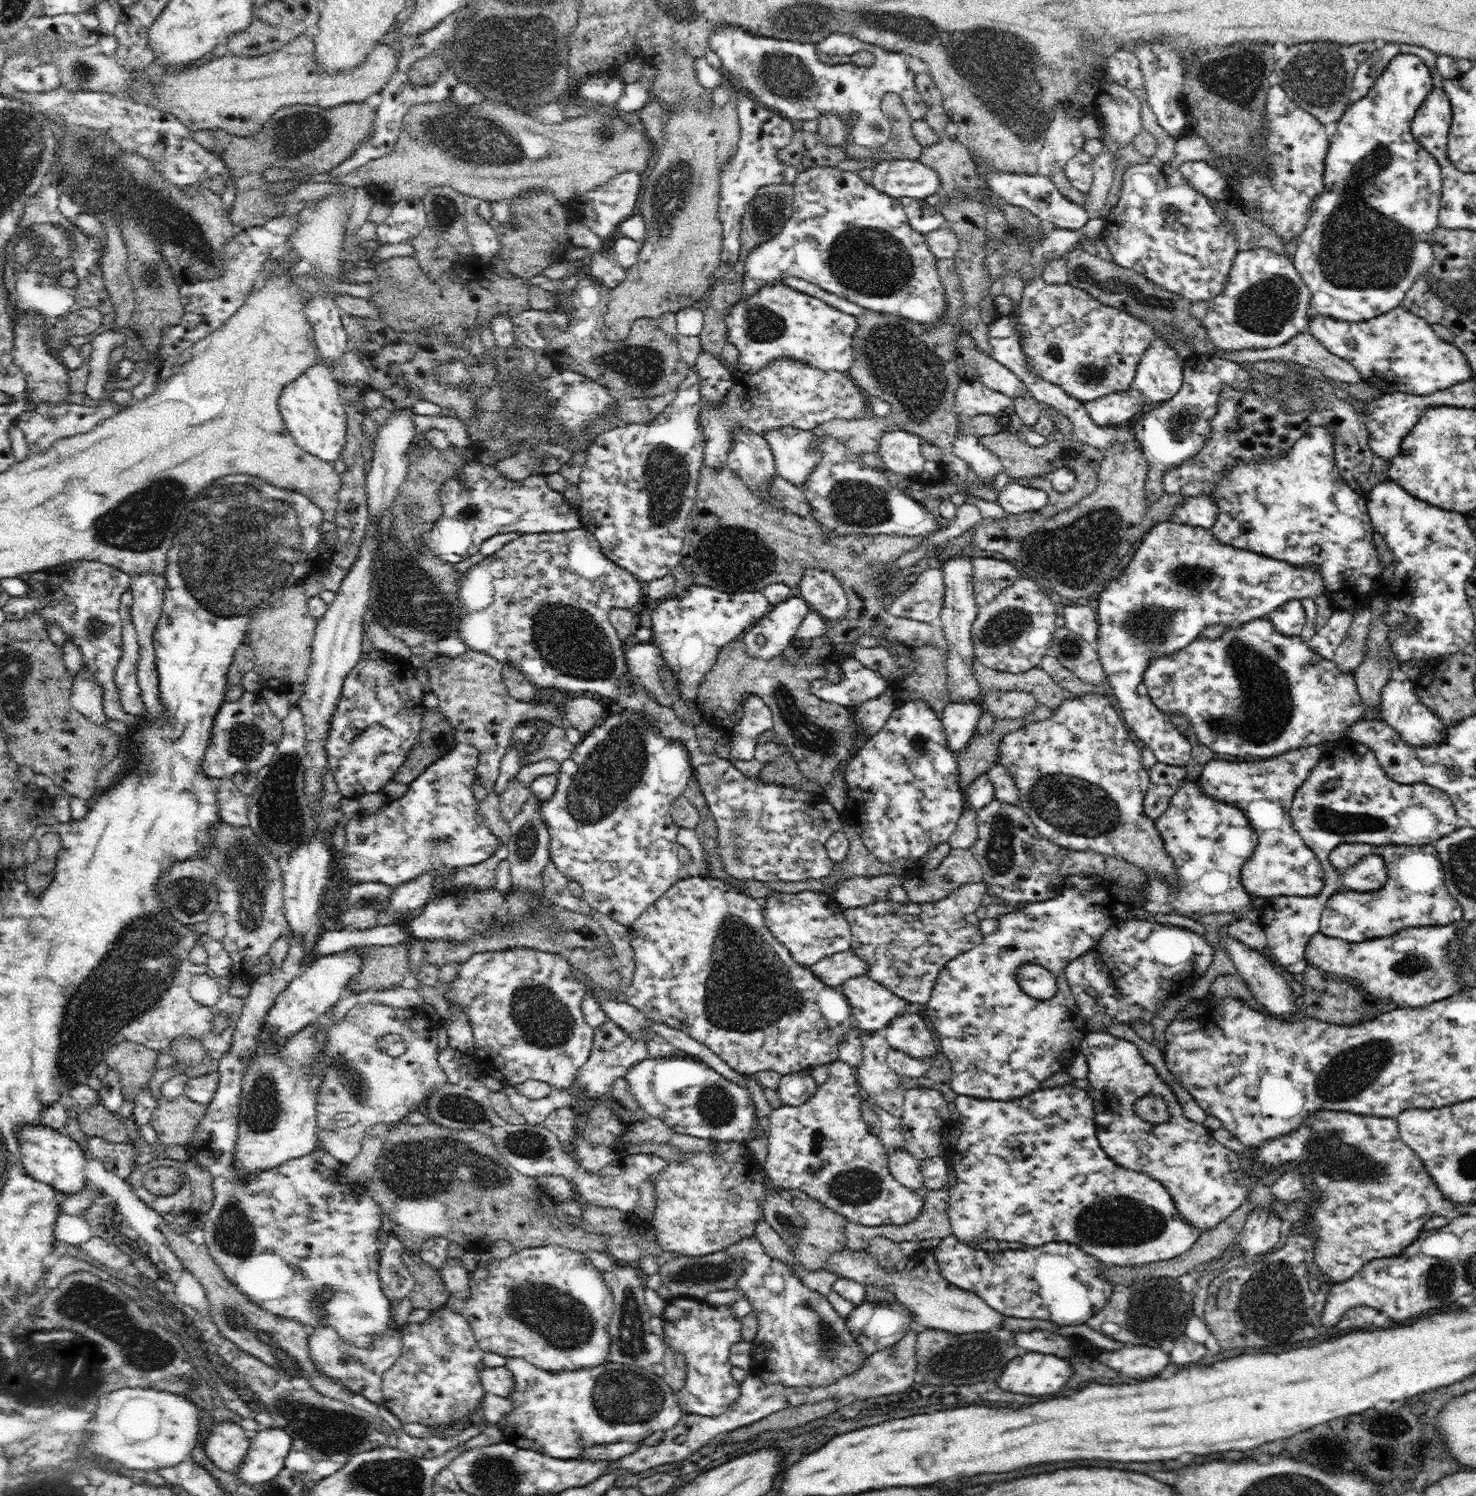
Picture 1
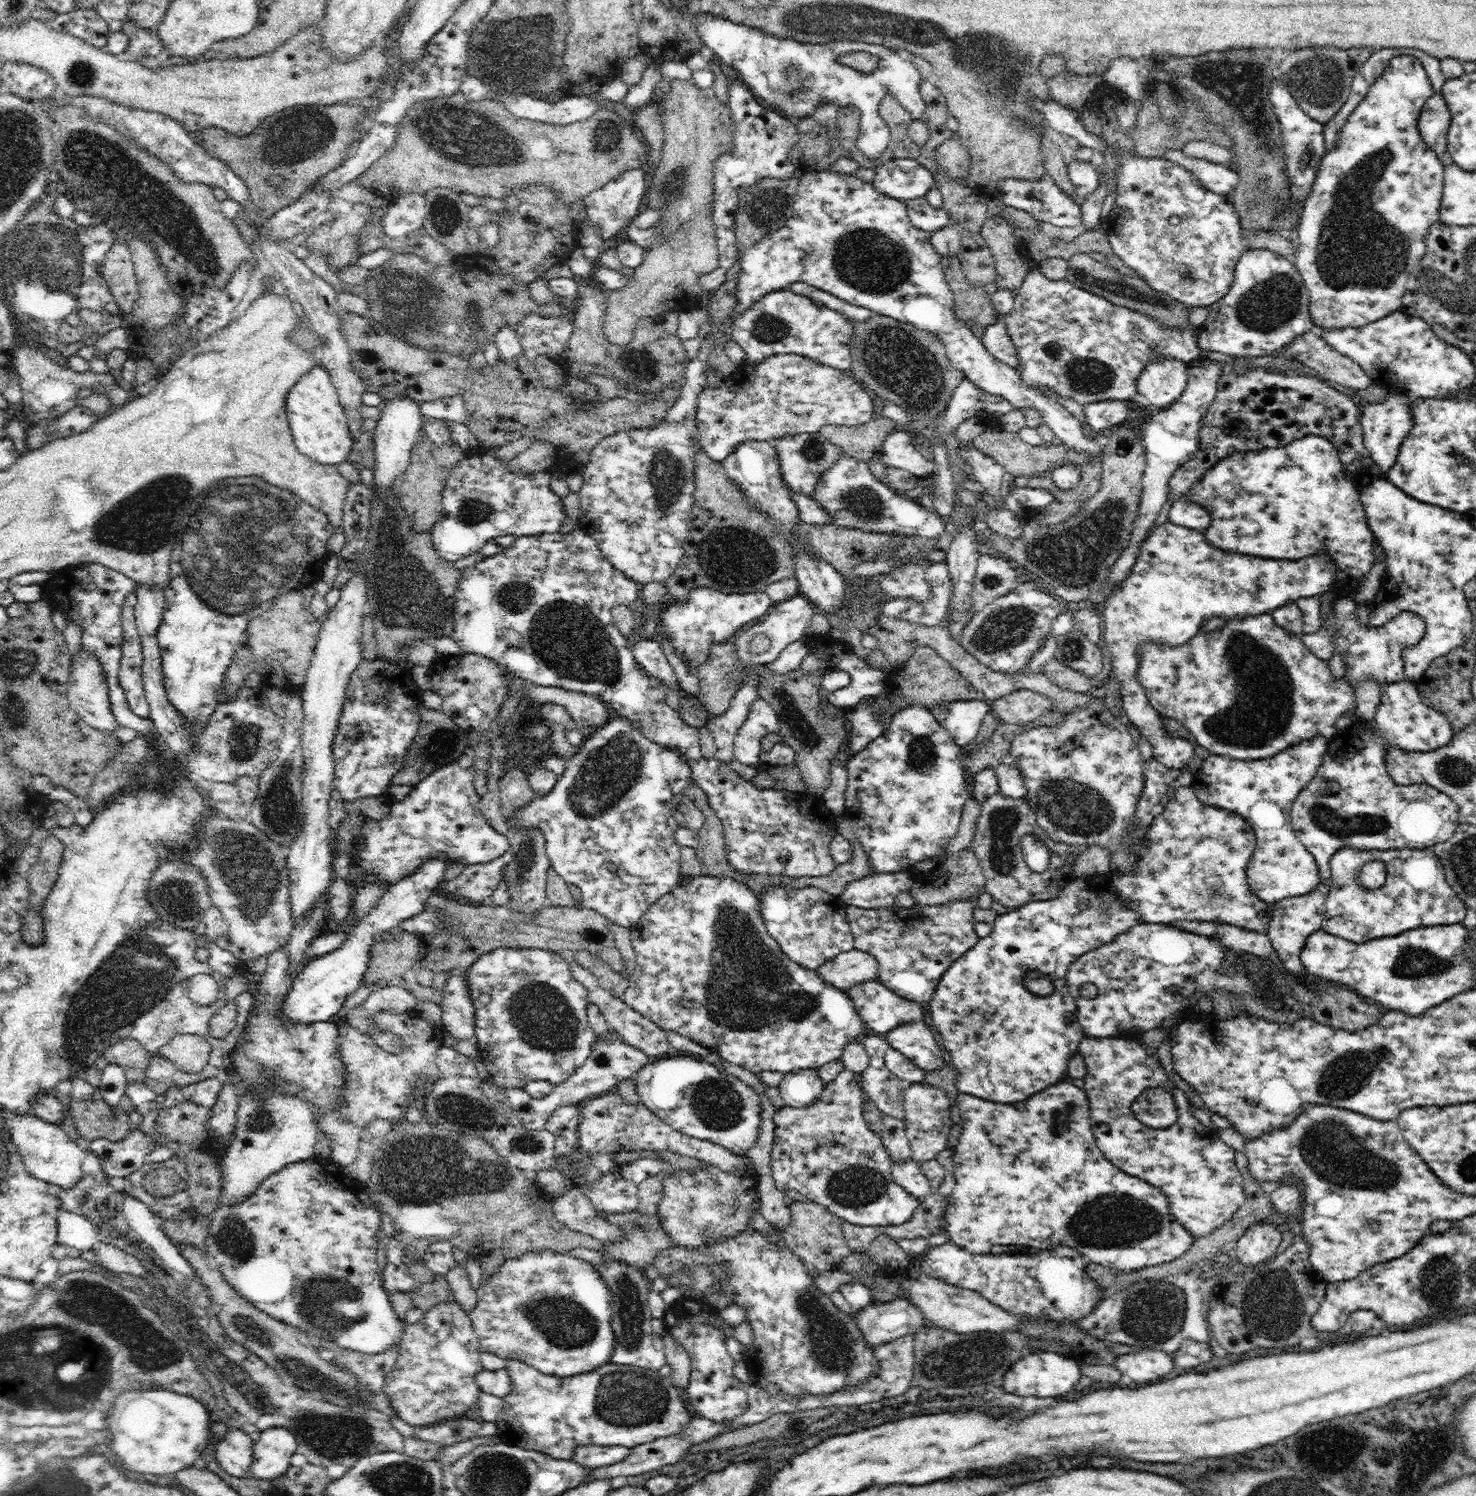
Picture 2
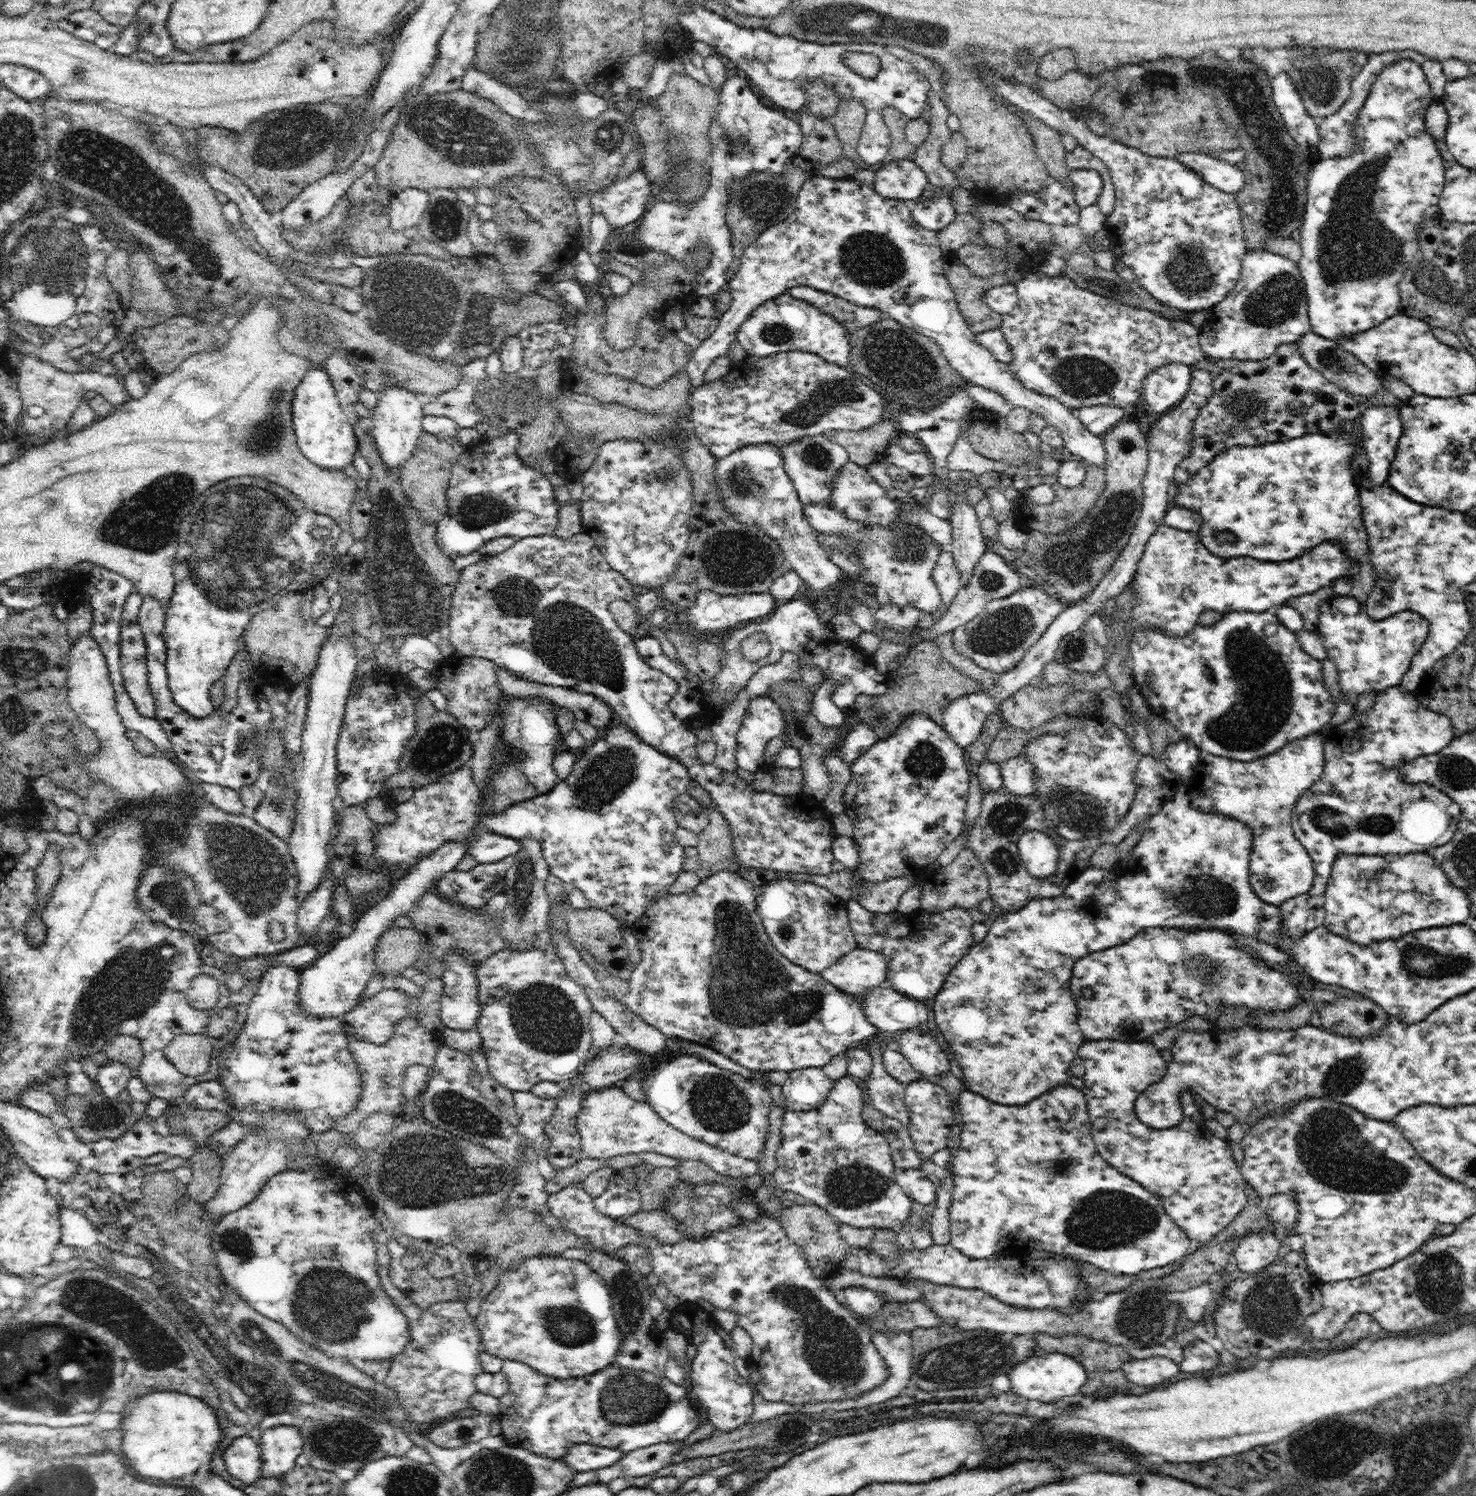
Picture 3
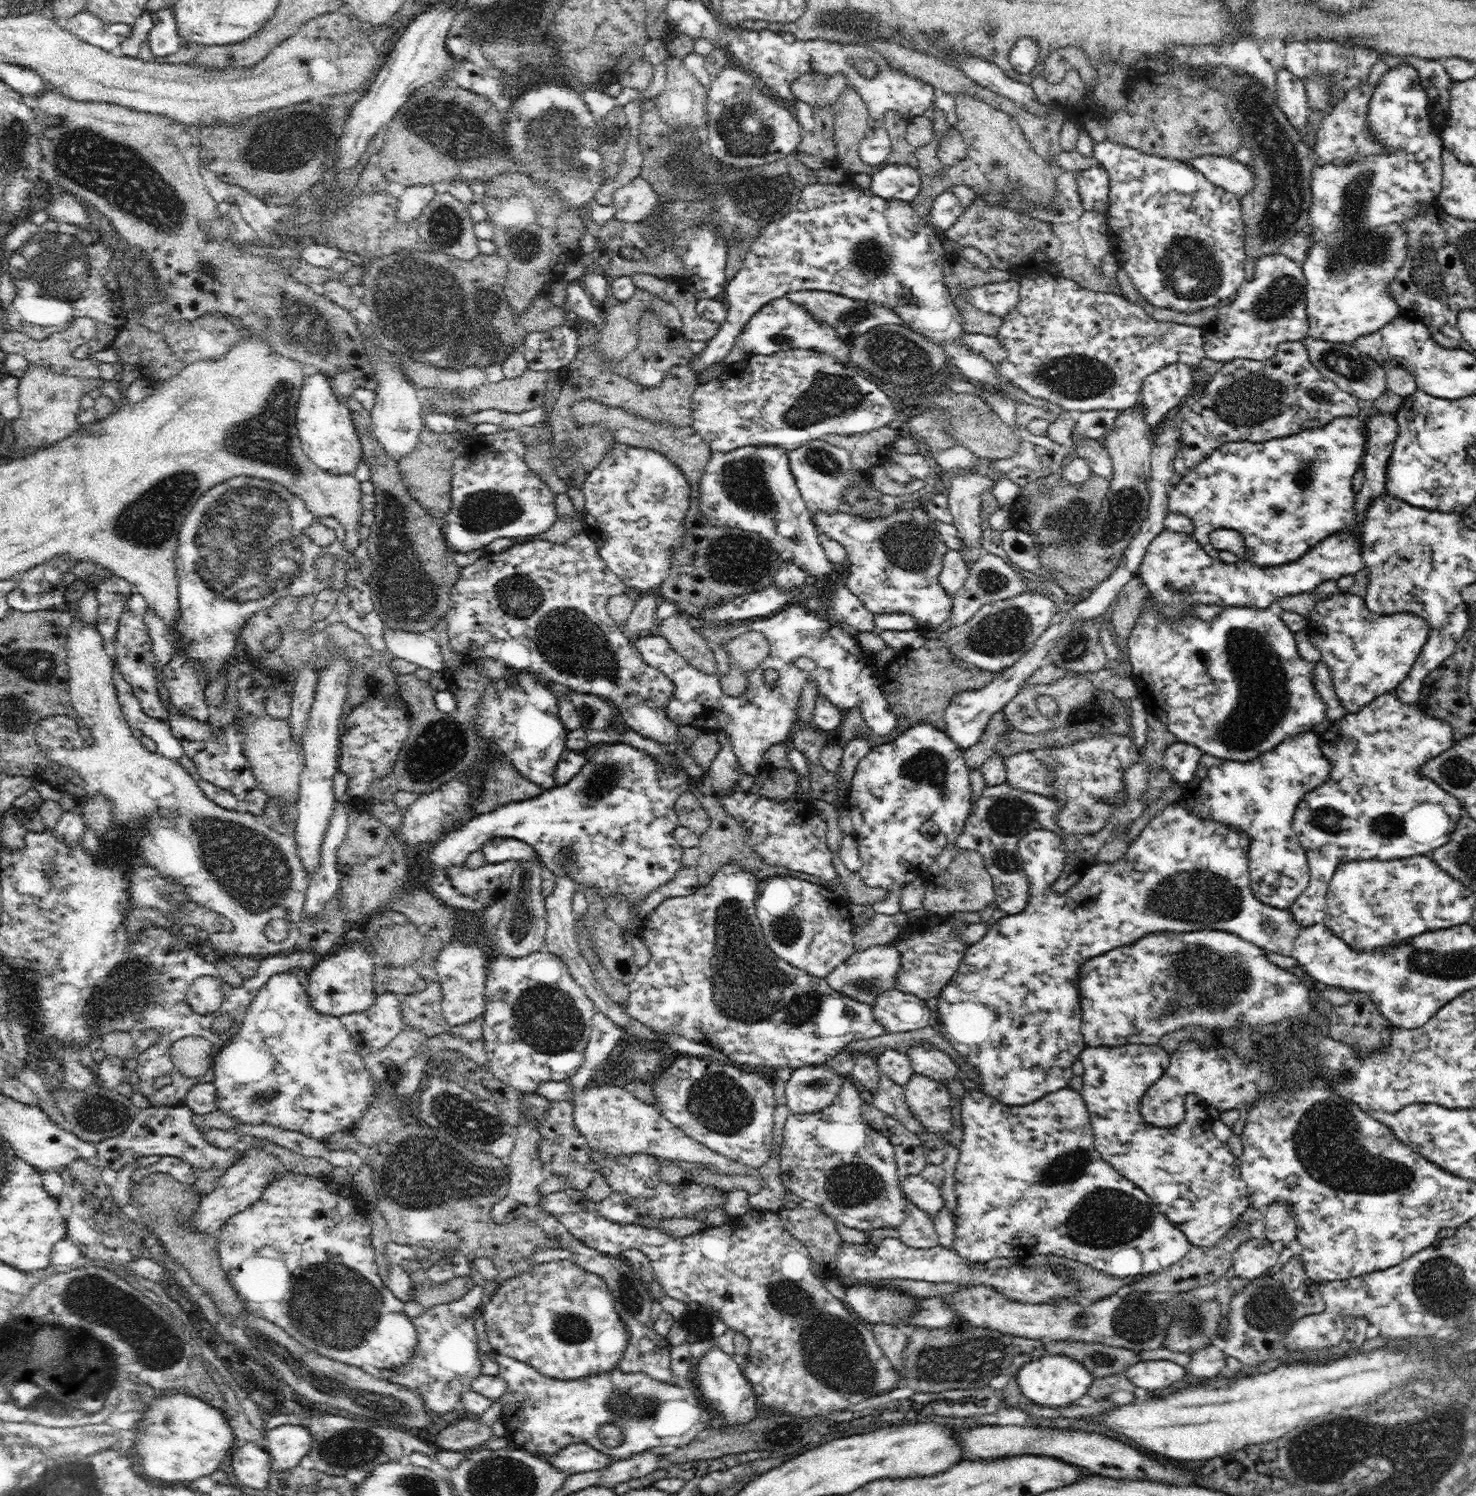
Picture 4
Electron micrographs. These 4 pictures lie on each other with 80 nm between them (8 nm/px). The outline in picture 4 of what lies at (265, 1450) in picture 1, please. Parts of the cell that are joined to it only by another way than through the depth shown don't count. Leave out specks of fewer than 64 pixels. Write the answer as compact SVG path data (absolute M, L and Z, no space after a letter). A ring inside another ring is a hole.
M284 1424L264 1434L264 1449L270 1455L271 1471L285 1471L298 1466L312 1449L312 1435L304 1425Z

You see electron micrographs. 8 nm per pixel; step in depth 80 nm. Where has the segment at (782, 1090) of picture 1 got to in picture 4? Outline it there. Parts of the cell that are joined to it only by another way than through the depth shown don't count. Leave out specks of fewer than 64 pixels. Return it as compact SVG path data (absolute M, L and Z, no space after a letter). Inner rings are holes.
M826 1063L798 1067L785 1082L785 1107L794 1114L818 1112L836 1100L846 1078Z

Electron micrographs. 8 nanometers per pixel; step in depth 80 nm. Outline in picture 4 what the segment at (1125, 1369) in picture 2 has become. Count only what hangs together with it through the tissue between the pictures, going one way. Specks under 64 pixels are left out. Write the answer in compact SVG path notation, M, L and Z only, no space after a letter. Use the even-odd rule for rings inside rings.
M1170 1360L1139 1361L1128 1368L1127 1378L1140 1388L1146 1390L1162 1390L1182 1380L1185 1368Z

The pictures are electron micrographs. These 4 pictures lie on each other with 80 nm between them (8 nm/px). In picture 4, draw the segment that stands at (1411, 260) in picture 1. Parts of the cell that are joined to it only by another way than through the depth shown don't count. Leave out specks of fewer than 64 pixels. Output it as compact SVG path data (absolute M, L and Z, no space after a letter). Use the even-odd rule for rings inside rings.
M1407 63L1398 64L1398 66L1390 68L1390 70L1384 72L1372 94L1372 98L1370 98L1370 102L1368 102L1368 131L1376 139L1376 143L1380 143L1386 149L1386 152L1351 161L1350 164L1347 162L1342 162L1342 164L1319 163L1312 168L1312 202L1310 202L1310 208L1308 208L1310 224L1308 224L1306 232L1312 237L1313 244L1308 248L1308 254L1304 258L1302 270L1306 277L1305 299L1307 302L1309 335L1316 340L1352 343L1354 340L1359 339L1360 336L1366 336L1380 330L1380 328L1384 328L1386 324L1398 318L1399 313L1402 312L1394 297L1387 291L1387 286L1395 280L1396 273L1402 268L1408 254L1408 234L1403 229L1404 222L1412 220L1414 215L1417 215L1417 212L1422 209L1427 212L1440 194L1443 179L1443 162L1441 159L1443 140L1430 122L1427 106L1428 95L1424 91L1418 71Z

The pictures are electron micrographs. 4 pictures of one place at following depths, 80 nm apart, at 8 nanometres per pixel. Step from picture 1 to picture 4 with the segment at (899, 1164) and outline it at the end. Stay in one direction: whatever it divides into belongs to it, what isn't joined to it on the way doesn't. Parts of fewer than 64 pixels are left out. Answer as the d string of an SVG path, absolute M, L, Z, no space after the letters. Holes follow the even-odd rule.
M910 1174L901 1182L901 1189L919 1212L926 1212L931 1217L945 1204L941 1190L920 1174Z

